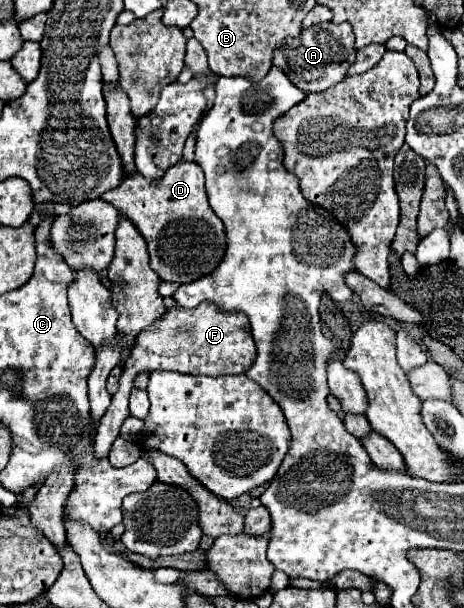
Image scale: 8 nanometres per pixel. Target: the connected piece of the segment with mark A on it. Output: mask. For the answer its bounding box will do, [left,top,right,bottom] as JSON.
[273,22,355,92]

